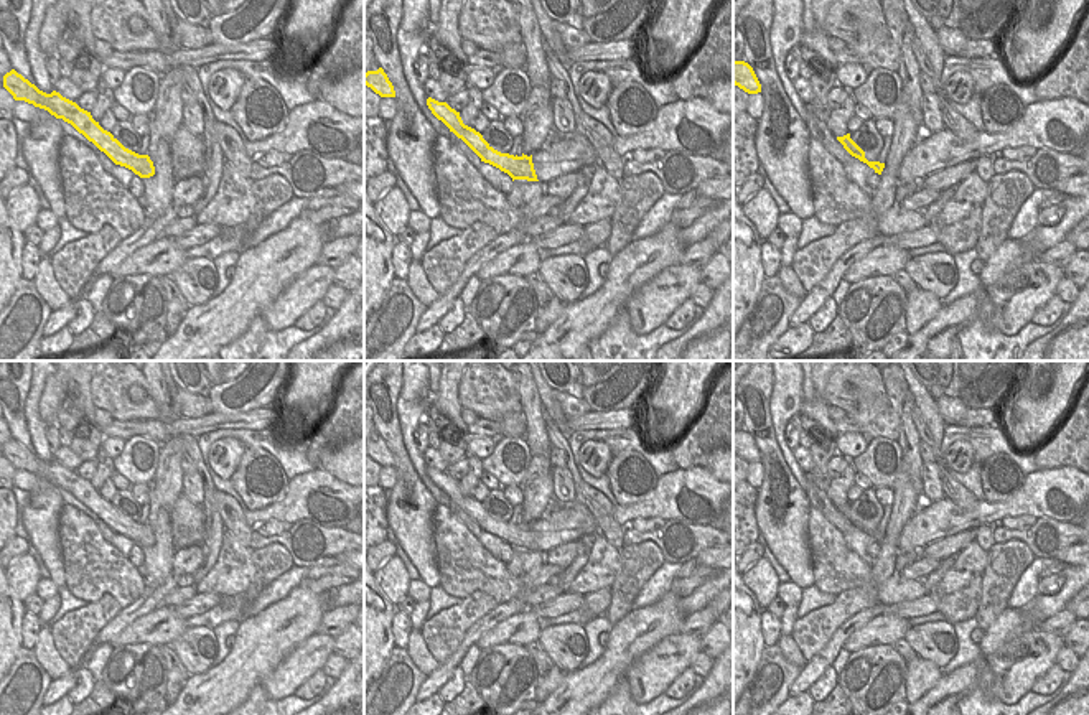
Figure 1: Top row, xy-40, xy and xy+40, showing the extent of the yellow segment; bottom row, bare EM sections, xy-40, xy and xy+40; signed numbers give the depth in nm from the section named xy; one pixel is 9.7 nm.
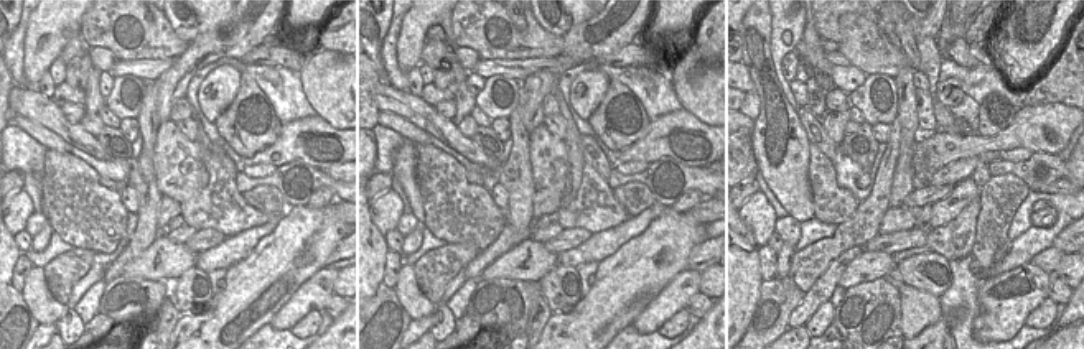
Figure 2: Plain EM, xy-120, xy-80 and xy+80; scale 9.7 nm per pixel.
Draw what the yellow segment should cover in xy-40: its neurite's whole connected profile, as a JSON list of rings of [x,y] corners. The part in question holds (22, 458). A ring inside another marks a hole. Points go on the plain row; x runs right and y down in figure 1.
[[[15,438],[3,445],[3,456],[15,470],[33,473],[35,476],[48,479],[56,488],[71,493],[115,534],[132,539],[140,547],[155,544],[155,535],[148,524],[138,524],[125,517],[110,501],[104,499],[99,491],[92,488],[91,481],[81,478],[76,471],[63,466],[59,461],[53,460],[51,463],[46,463],[40,460]]]

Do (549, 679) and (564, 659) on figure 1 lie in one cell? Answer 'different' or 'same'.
different

